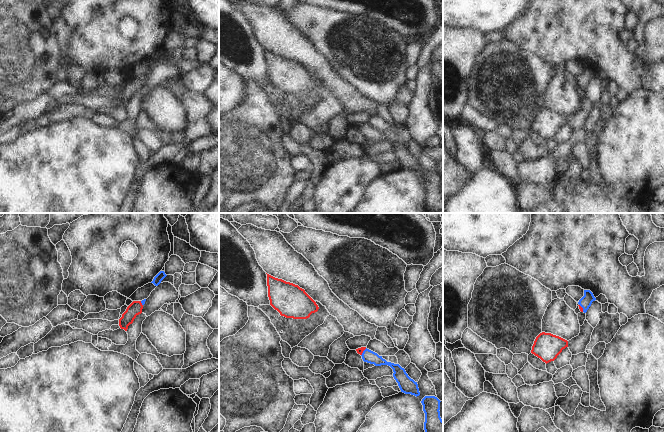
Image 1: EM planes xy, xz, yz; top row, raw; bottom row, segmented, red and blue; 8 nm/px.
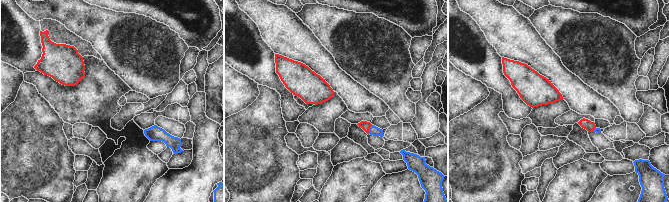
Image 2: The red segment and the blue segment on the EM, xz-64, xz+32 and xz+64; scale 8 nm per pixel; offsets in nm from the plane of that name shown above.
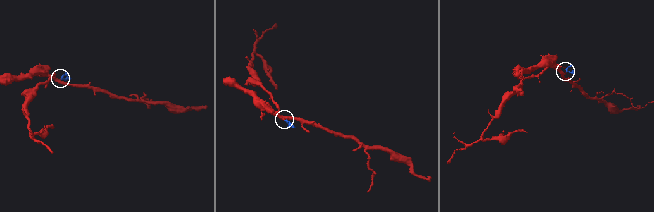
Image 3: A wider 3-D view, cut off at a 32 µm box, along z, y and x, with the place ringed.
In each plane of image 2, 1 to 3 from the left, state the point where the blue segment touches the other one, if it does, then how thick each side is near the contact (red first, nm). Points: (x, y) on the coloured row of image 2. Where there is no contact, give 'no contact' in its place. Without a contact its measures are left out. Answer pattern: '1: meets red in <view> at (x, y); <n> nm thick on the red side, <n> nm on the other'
1: no contact
2: meets red in xz+32 at (368, 129); 70 nm thick on the red side, 80 nm on the other
3: meets red in xz+64 at (594, 128); 80 nm thick on the red side, 50 nm on the other

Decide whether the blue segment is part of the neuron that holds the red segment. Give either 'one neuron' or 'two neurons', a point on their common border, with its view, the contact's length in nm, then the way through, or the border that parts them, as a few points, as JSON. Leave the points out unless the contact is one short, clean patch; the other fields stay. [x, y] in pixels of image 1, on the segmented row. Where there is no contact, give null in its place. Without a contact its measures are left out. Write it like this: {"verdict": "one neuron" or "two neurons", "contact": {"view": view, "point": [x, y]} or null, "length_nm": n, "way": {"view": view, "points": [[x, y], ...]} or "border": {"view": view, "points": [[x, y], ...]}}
{"verdict": "one neuron", "contact": {"view": "xz", "point": [362, 352]}, "length_nm": 80, "way": {"view": "xz", "points": [[360, 350], [362, 352], [368, 356]]}}

